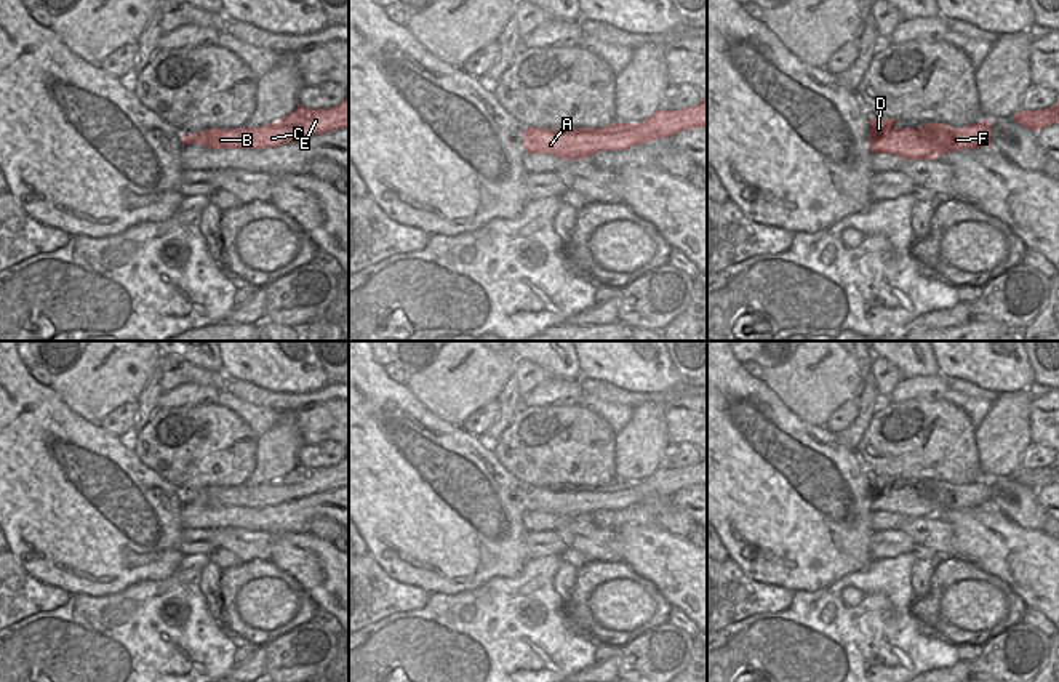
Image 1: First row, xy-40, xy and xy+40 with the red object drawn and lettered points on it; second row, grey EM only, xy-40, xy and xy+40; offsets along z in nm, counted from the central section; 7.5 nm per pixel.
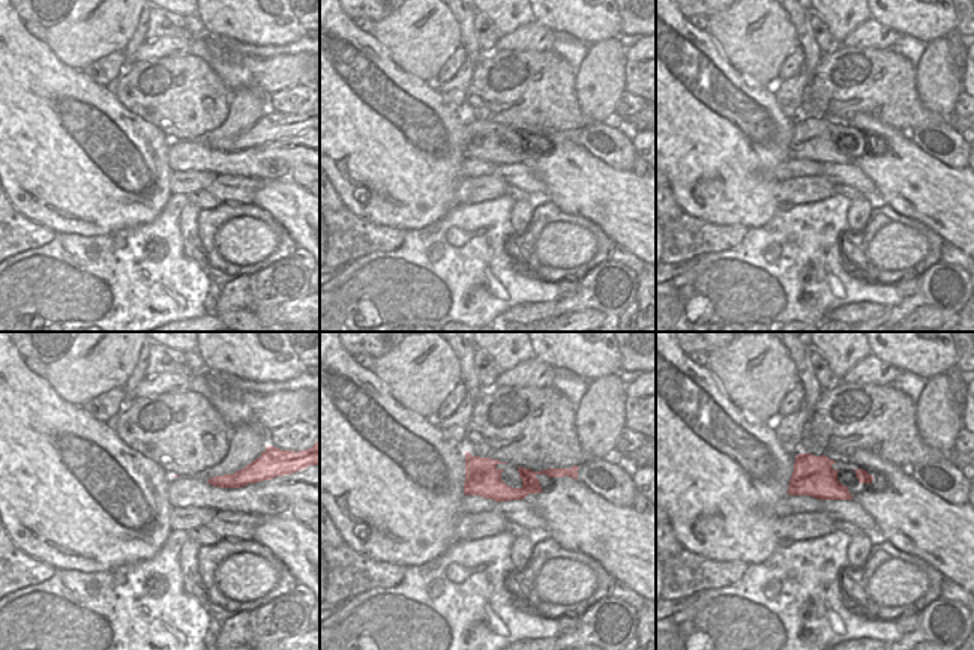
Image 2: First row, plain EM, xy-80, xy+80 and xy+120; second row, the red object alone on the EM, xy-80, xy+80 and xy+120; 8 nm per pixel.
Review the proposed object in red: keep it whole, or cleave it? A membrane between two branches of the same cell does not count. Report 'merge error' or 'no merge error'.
no merge error

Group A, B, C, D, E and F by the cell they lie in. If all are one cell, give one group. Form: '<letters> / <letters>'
A B C D E F

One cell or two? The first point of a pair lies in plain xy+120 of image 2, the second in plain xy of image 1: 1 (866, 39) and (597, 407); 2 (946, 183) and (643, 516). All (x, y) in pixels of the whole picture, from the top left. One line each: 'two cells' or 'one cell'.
1: two cells
2: two cells

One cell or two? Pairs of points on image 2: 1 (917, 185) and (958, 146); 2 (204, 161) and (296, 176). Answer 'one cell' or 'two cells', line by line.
1: two cells
2: two cells

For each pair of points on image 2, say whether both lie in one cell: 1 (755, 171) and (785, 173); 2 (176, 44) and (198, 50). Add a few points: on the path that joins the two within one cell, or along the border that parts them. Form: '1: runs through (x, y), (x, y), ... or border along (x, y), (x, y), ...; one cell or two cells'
1: border along (788, 158), (775, 168), (776, 182); two cells
2: border along (191, 42), (188, 54); two cells

